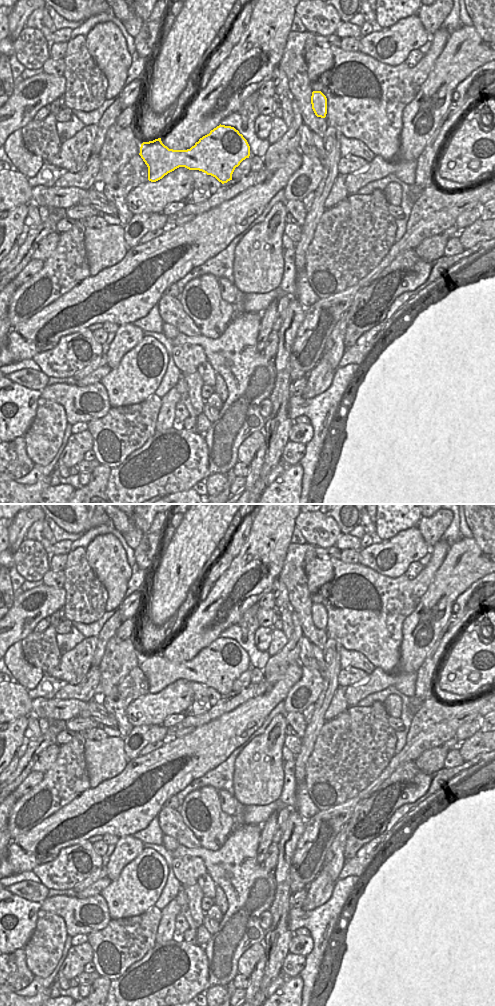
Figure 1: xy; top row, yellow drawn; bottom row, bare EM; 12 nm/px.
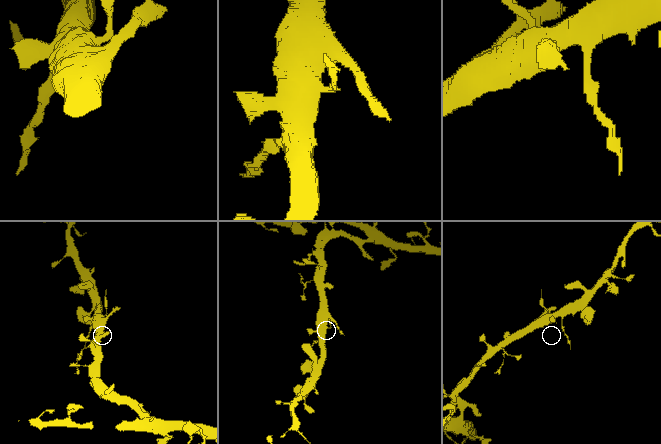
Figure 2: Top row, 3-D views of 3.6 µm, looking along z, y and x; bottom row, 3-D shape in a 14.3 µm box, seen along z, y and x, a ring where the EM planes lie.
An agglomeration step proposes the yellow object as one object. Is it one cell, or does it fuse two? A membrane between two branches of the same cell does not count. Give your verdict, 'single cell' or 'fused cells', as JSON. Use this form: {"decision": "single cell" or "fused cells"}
{"decision": "single cell"}

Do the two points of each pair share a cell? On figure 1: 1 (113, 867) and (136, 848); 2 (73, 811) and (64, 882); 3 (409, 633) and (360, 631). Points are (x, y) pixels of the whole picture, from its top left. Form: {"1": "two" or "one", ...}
{"1": "one", "2": "two", "3": "two"}

